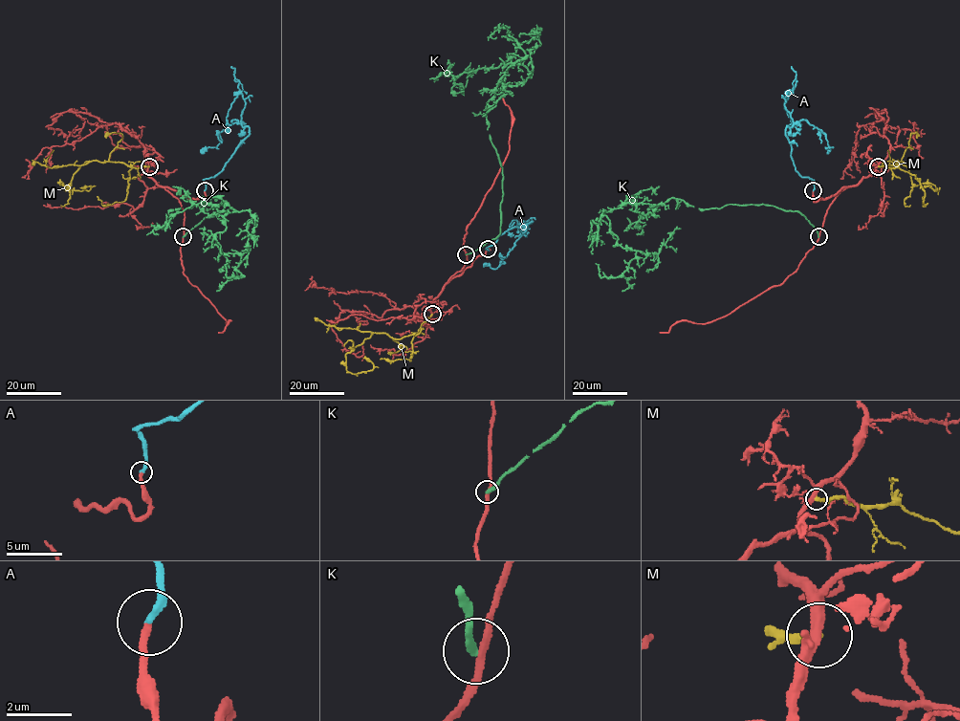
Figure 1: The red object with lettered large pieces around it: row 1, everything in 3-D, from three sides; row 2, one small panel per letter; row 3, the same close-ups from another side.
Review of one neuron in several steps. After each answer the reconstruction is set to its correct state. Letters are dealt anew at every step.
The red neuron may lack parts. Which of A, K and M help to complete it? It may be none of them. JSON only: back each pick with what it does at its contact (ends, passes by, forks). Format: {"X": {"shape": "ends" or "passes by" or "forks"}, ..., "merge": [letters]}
{"A": {"shape": "ends"}, "merge": ["A"]}

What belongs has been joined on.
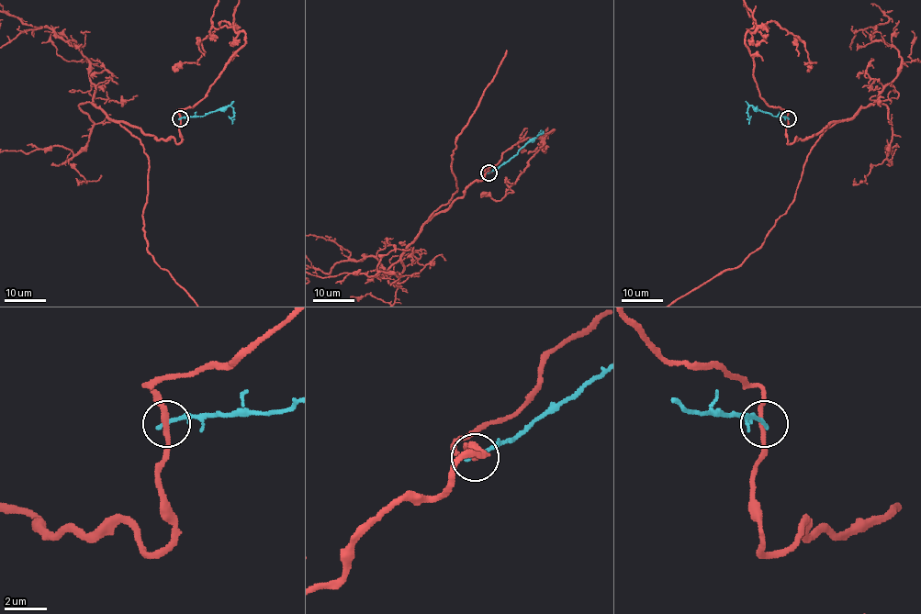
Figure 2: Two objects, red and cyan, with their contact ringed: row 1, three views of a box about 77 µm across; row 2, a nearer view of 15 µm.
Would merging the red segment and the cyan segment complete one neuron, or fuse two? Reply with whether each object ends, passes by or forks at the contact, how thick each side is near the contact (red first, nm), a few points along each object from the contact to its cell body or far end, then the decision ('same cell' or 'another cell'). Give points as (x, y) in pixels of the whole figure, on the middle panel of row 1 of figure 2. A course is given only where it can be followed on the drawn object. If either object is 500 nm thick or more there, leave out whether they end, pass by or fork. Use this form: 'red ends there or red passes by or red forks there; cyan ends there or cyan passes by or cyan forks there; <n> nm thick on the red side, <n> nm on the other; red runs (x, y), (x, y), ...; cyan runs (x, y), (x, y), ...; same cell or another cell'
red passes by; cyan ends there; 240 nm thick on the red side, 200 nm on the other; cyan runs (488, 173), (497, 170), (541, 133); another cell

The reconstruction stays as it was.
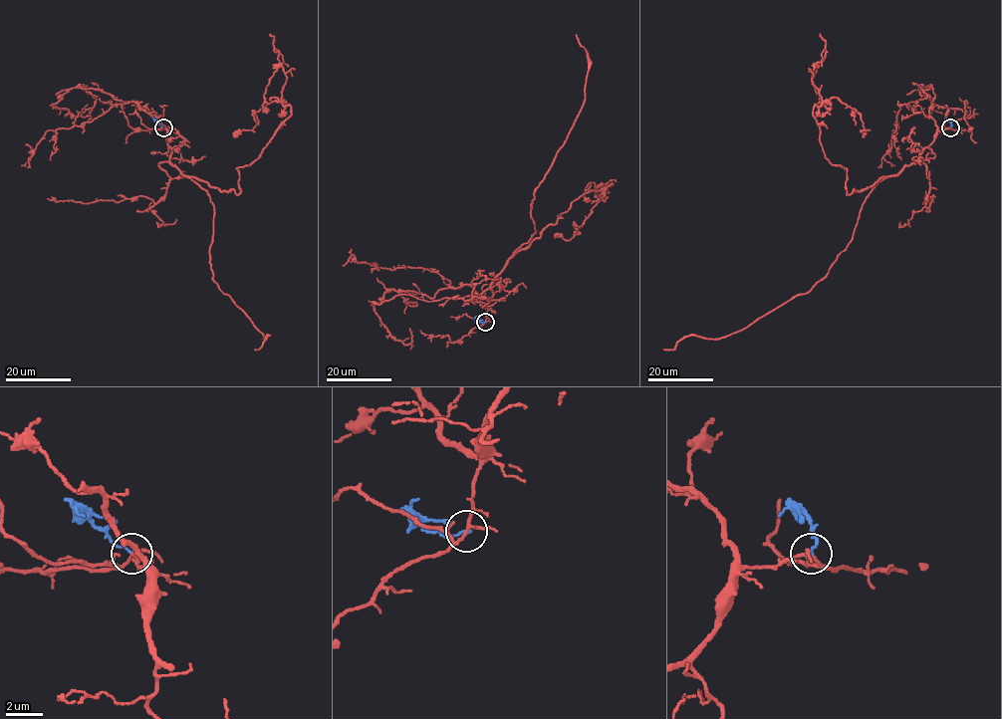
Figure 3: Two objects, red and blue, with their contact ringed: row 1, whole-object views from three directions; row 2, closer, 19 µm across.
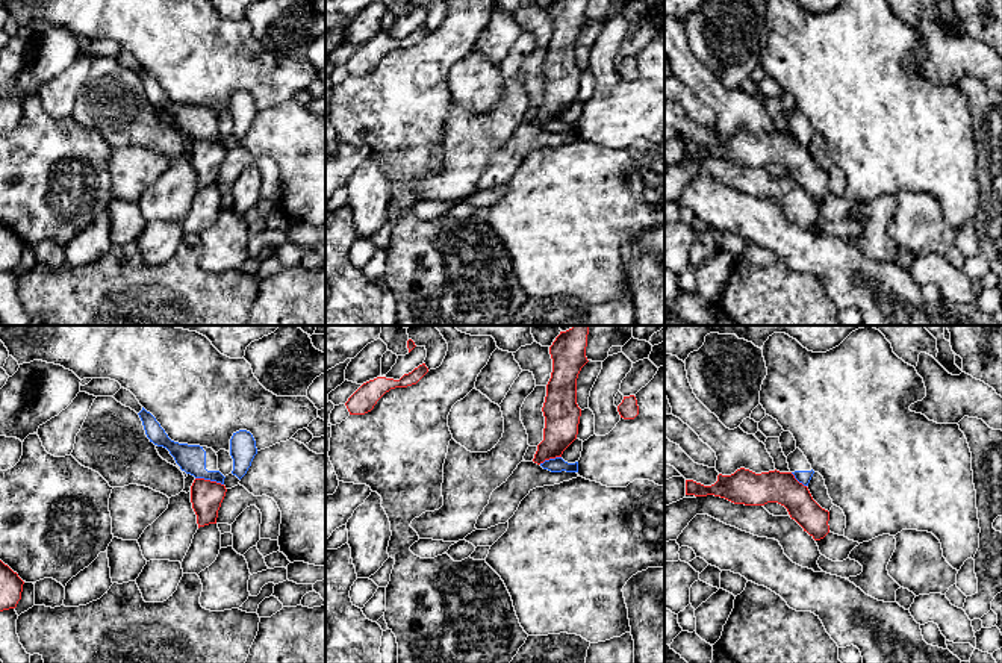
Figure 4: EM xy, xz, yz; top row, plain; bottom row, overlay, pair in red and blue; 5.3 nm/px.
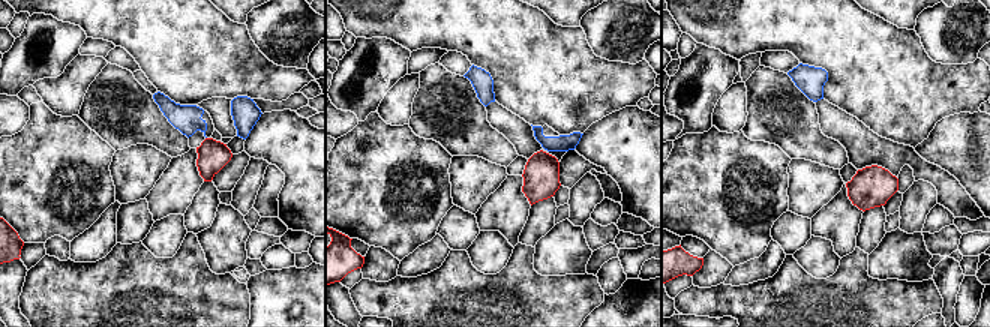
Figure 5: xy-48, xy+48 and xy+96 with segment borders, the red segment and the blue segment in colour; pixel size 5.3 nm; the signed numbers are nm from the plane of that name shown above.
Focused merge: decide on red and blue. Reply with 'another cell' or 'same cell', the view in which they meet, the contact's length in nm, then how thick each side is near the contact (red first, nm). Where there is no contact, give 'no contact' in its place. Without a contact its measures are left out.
another cell; meets red in xy; contact 160 nm long; 170 nm thick on the red side, 150 nm on the other

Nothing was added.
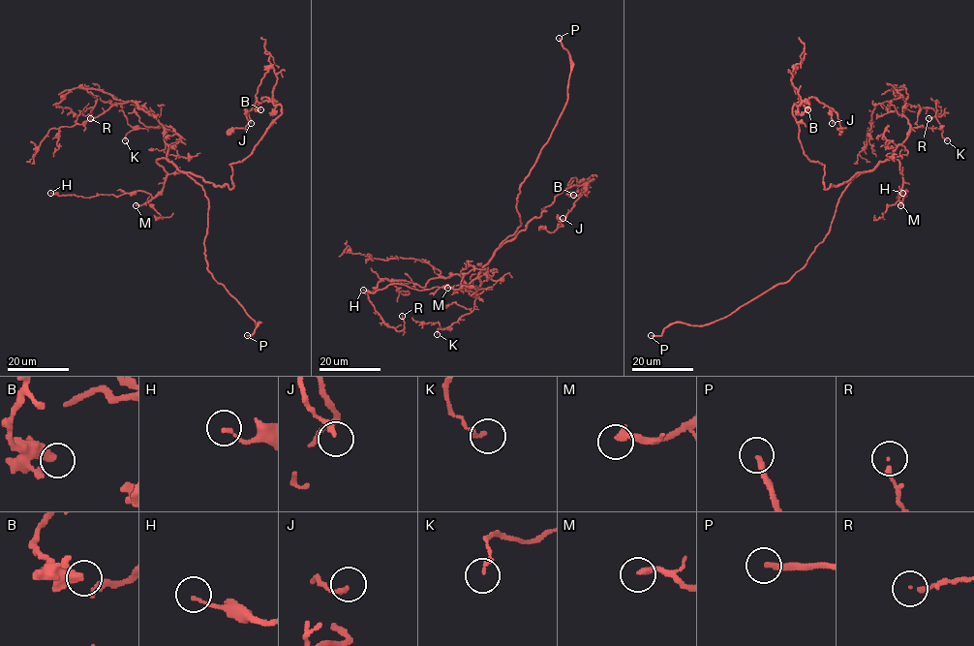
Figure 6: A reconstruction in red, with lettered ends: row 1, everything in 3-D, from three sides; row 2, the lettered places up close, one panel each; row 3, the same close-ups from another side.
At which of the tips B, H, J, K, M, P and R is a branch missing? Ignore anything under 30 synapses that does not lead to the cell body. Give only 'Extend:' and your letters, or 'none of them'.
Extend: M, P

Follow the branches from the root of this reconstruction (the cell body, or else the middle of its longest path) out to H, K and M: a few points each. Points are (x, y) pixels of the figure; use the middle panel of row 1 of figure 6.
H: (502, 242), (469, 285), (479, 290), (457, 285), (416, 290), (396, 283), (374, 292), (363, 290)
K: (502, 242), (479, 274), (480, 286), (473, 309), (450, 326), (439, 328), (437, 334)
M: (502, 242), (469, 285), (479, 290), (464, 286), (455, 290), (447, 288)

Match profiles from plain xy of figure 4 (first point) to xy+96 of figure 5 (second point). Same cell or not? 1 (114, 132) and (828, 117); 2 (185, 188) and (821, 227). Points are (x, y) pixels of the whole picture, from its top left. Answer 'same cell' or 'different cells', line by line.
1: different cells
2: same cell

